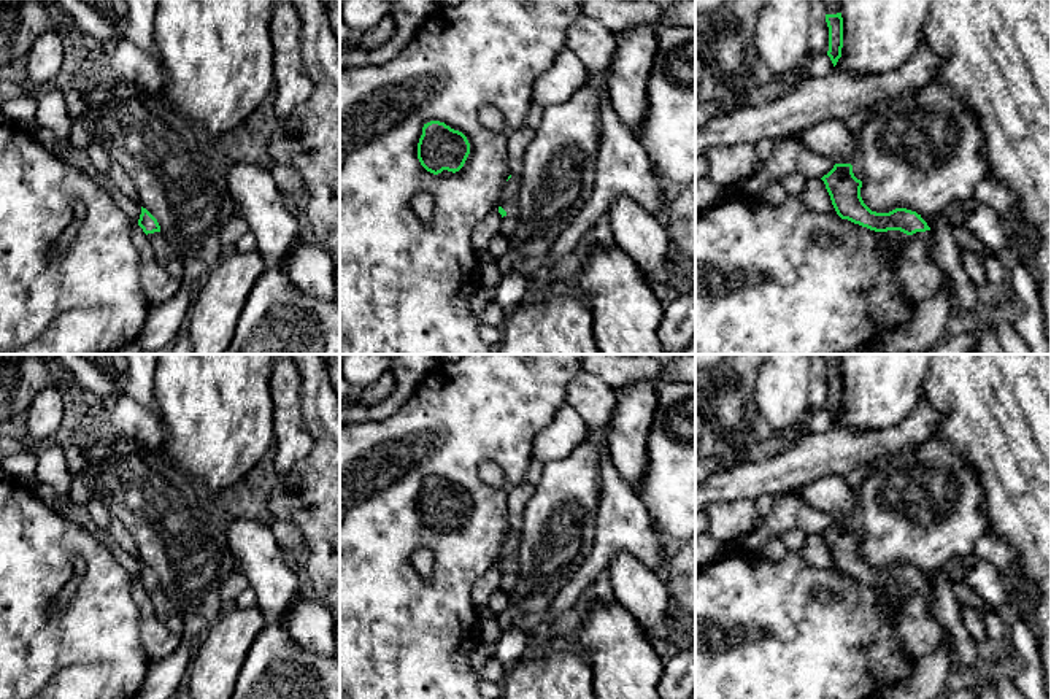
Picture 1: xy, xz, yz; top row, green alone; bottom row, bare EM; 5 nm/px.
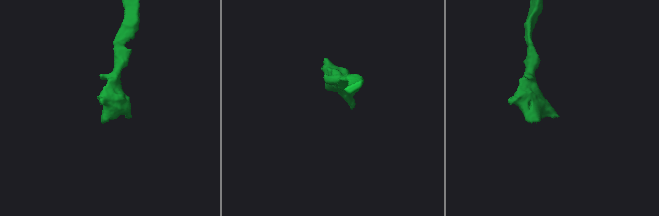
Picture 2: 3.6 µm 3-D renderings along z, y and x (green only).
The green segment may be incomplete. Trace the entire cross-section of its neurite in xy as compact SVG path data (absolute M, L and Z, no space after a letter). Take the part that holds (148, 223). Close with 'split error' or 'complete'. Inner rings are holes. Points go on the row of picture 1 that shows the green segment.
M141 207L141 214L138 226L148 237L148 241L154 251L156 261L175 278L183 280L183 261L176 249L168 243L168 240L160 232L157 219Z; split error

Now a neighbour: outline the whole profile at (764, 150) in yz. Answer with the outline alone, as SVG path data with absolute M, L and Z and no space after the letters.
M765 138L759 143L756 143L754 151L756 151L757 160L760 164L765 164L772 157L776 145L778 145L778 140L773 140L773 138Z

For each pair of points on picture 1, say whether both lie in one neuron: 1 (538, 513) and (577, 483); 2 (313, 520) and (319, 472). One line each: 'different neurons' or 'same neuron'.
1: same neuron
2: same neuron

